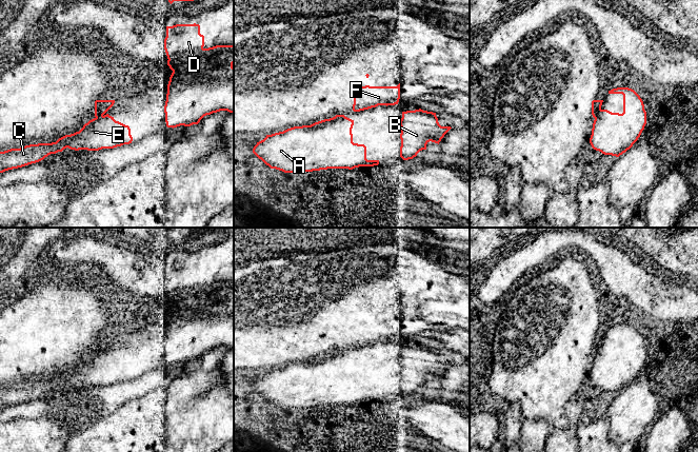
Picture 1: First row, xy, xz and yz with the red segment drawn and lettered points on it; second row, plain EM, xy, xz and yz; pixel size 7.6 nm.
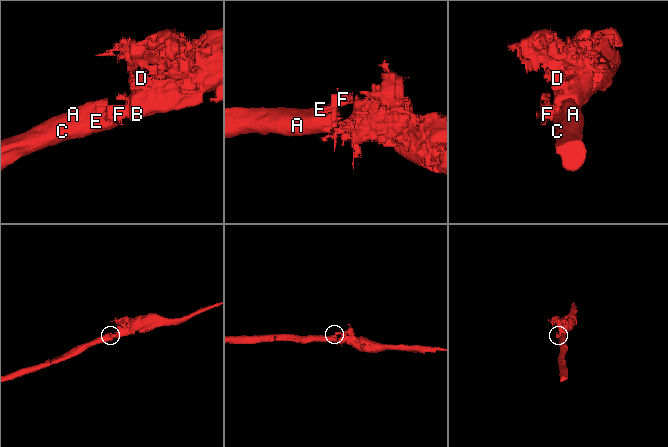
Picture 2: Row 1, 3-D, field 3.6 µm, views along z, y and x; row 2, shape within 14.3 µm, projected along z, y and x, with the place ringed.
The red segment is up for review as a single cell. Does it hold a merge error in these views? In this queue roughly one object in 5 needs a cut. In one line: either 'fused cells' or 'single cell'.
single cell

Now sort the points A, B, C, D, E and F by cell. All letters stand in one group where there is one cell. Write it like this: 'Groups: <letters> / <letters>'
Groups: A B C D E F

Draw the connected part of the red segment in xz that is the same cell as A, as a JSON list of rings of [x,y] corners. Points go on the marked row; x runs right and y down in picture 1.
[[[344,115],[315,122],[311,125],[294,126],[283,132],[266,135],[257,142],[253,153],[271,169],[284,173],[305,173],[327,169],[374,166],[379,160],[366,159],[366,146],[353,142],[354,120]]]

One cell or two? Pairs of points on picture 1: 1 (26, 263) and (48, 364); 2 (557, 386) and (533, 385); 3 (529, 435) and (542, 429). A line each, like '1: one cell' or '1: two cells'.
1: two cells
2: one cell
3: one cell

